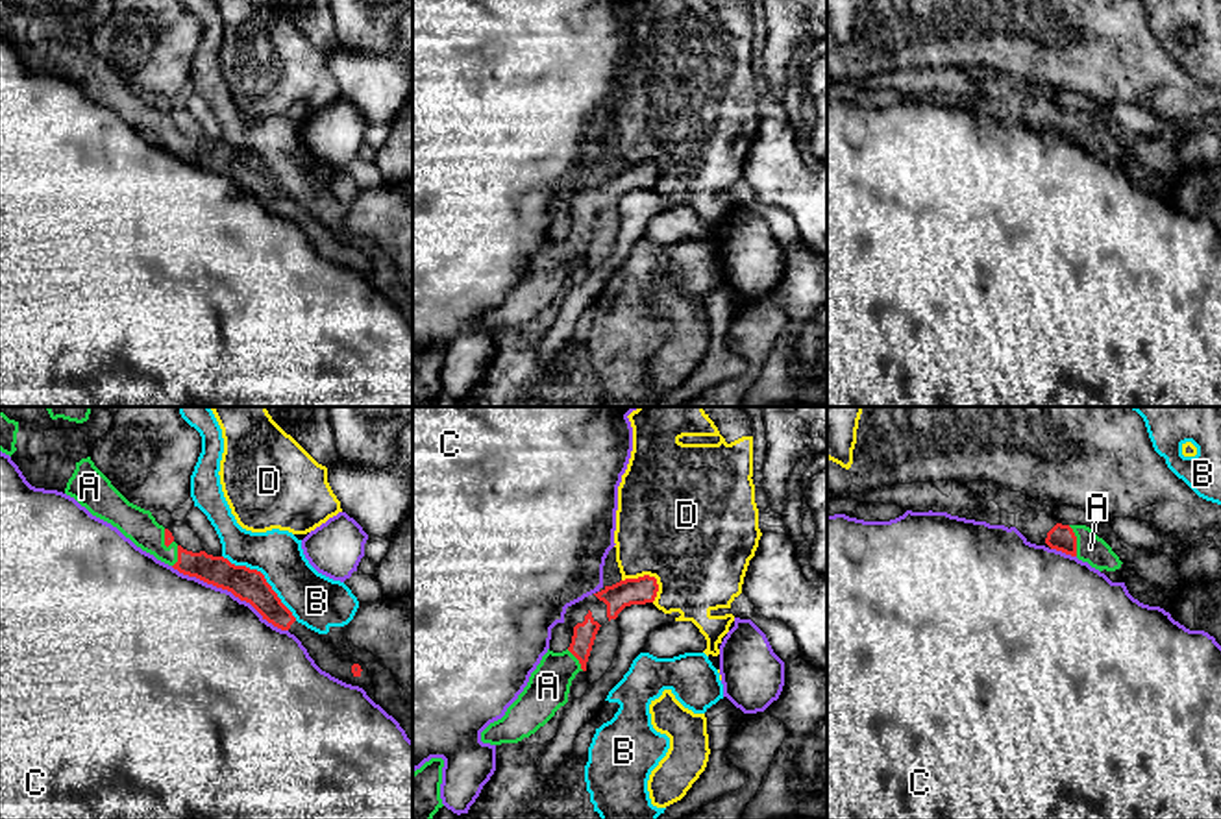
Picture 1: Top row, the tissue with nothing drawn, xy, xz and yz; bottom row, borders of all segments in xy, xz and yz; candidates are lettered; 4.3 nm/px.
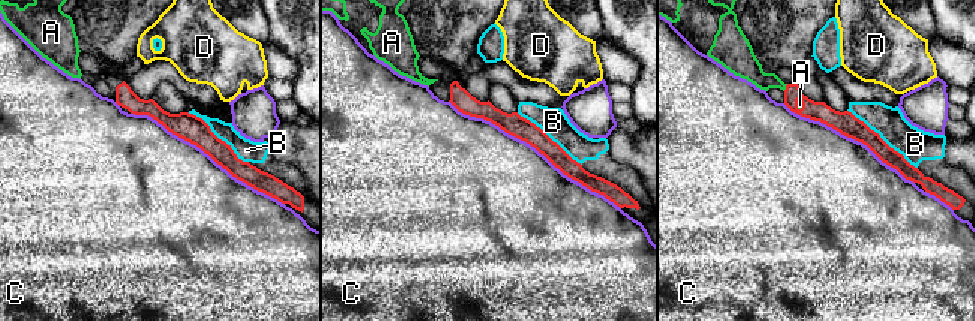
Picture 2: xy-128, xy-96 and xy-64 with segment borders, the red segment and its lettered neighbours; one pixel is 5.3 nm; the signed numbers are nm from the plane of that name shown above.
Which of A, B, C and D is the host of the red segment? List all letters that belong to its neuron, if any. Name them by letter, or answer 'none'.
A

